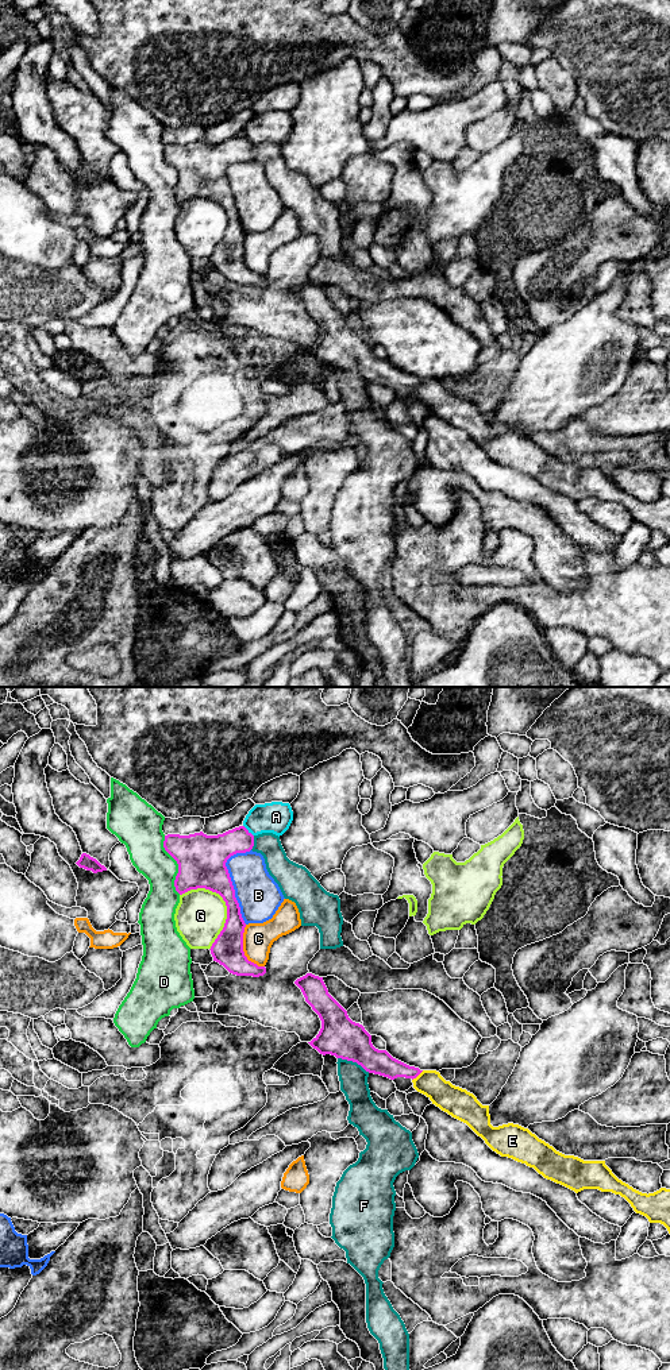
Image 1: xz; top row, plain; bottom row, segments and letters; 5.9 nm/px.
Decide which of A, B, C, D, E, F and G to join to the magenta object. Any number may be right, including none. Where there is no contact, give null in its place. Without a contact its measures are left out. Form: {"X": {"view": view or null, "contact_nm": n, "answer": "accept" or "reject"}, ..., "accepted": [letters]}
{"A": {"view": "xz", "contact_nm": 90, "answer": "reject"}, "B": {"view": "xz", "contact_nm": 440, "answer": "reject"}, "C": {"view": "xz", "contact_nm": 280, "answer": "reject"}, "D": {"view": "xz", "contact_nm": 360, "answer": "reject"}, "E": {"view": "xz", "contact_nm": 90, "answer": "accept"}, "F": {"view": "xz", "contact_nm": 220, "answer": "reject"}, "G": {"view": "xz", "contact_nm": 380, "answer": "reject"}, "accepted": ["E"]}

